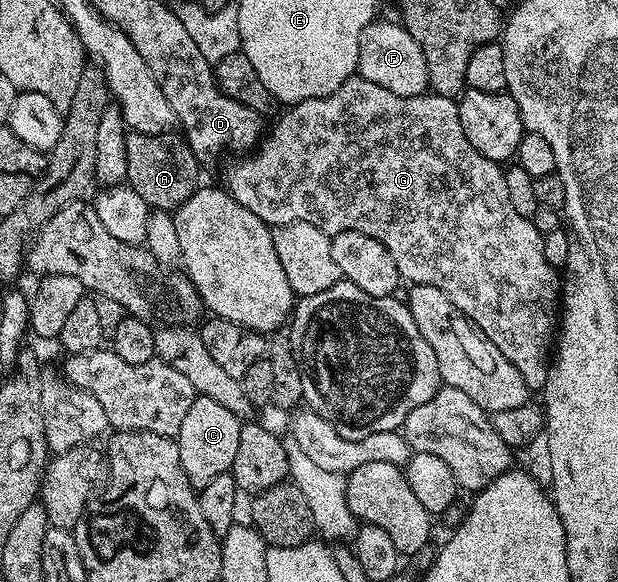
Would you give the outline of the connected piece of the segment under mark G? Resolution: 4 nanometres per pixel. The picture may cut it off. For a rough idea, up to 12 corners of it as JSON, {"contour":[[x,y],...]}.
{"contour":[[348,78],[227,189],[379,240],[544,391],[563,282],[456,101]]}

